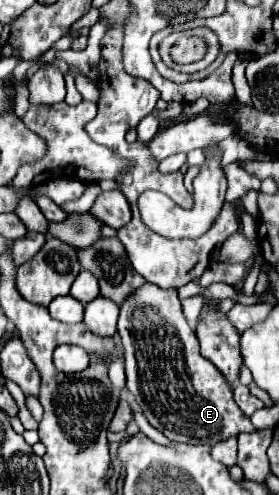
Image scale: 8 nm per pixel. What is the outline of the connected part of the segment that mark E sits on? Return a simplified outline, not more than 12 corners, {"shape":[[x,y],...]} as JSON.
{"shape":[[176,289],[120,307],[128,391],[170,441],[256,431]]}

